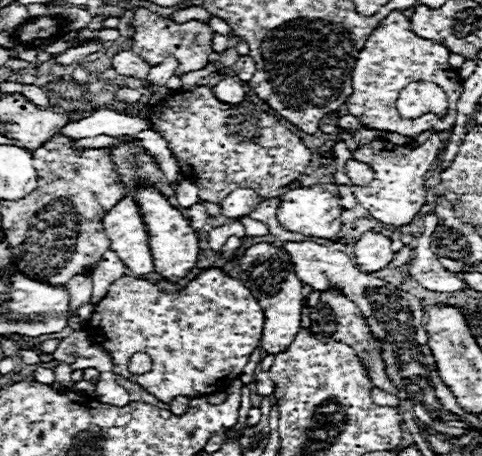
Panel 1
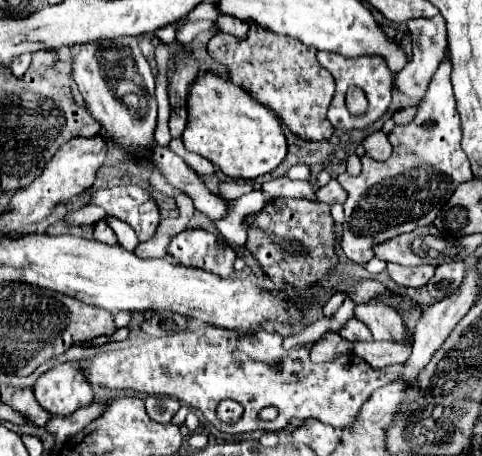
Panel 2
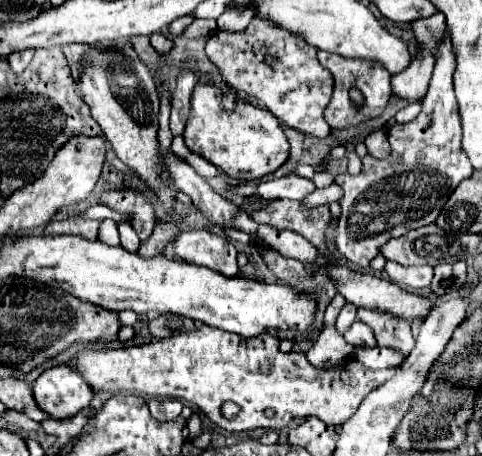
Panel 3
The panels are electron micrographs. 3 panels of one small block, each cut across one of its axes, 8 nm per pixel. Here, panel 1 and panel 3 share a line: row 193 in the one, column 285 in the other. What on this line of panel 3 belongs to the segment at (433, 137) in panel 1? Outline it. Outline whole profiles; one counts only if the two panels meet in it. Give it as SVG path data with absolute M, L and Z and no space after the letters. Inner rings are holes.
M200 326L192 332L170 336L170 338L152 338L150 342L140 345L124 346L123 348L108 348L108 350L86 350L78 354L78 372L82 378L94 388L94 390L110 390L110 392L136 392L144 398L152 396L162 396L162 398L180 398L192 406L198 406L216 426L220 426L226 432L244 432L244 430L256 430L256 428L266 428L266 430L278 430L284 428L290 420L294 418L310 418L316 416L326 424L342 426L362 400L378 386L384 384L384 380L374 380L374 370L366 368L360 360L348 356L334 364L328 370L318 370L314 368L306 352L294 350L294 352L282 352L280 350L280 338L262 332L262 336L246 338L234 336L232 332L222 332L220 328L206 328ZM222 402L236 402L242 410L238 418L226 420L220 414ZM272 408L276 414L272 418L264 416L264 410Z

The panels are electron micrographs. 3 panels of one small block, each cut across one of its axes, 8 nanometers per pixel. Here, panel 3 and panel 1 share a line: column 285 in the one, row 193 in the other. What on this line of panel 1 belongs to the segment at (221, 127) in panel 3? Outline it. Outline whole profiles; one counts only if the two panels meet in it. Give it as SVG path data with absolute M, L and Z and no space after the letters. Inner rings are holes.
M150 184L138 186L134 200L136 204L140 204L142 222L148 226L146 232L148 232L148 244L150 244L150 252L154 260L154 270L160 272L168 280L186 276L188 270L196 264L198 254L200 254L196 232L190 228L188 220L162 196L162 192L156 186L150 186Z

